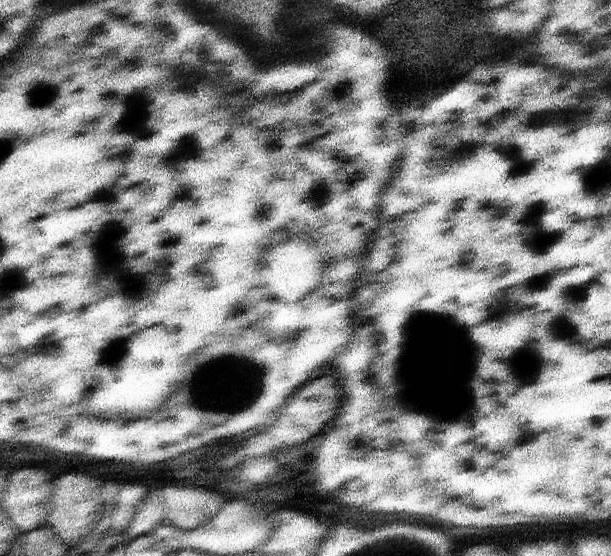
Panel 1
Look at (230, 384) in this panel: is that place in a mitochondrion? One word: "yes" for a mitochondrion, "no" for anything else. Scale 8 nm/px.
yes

